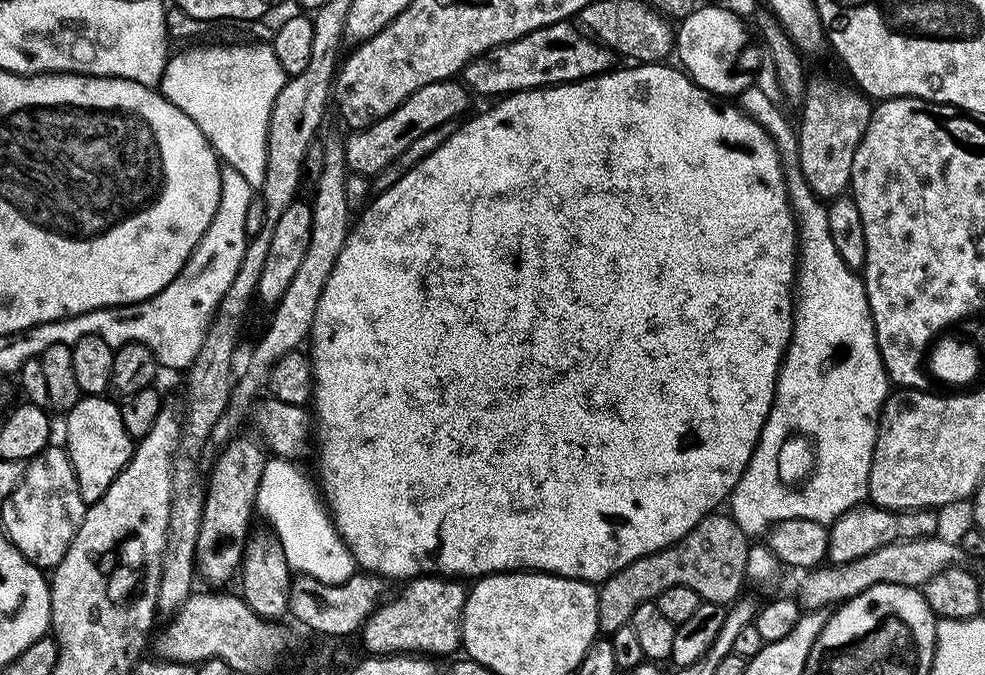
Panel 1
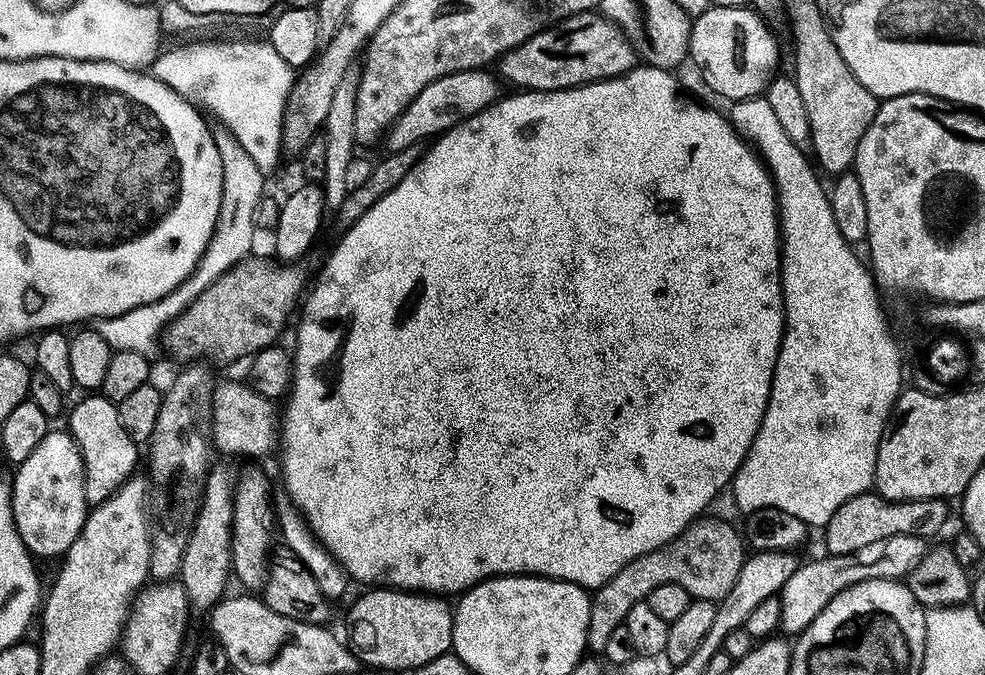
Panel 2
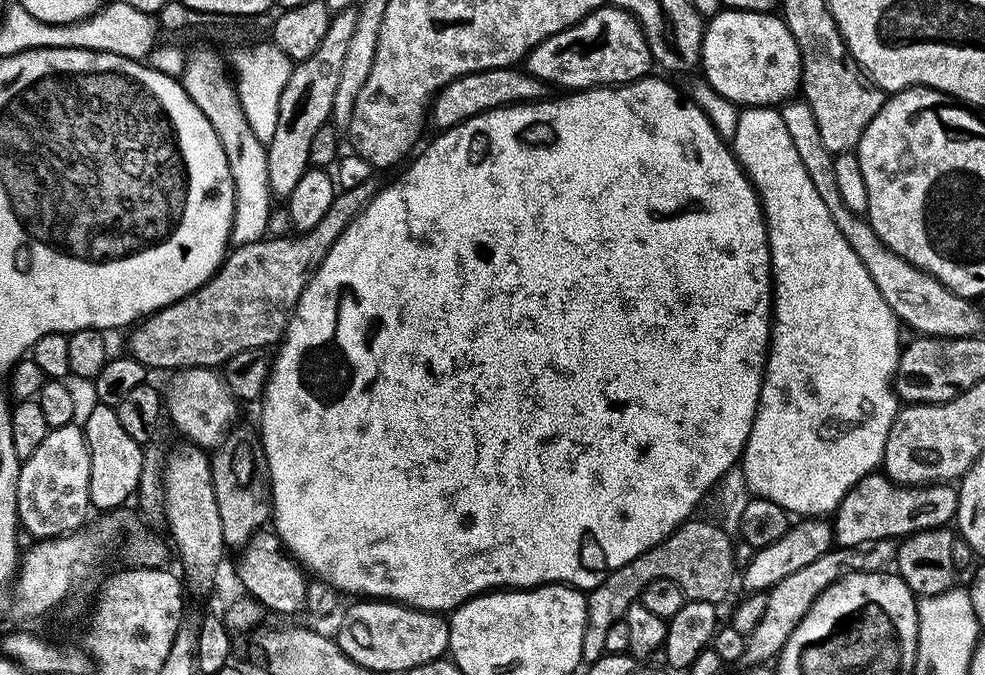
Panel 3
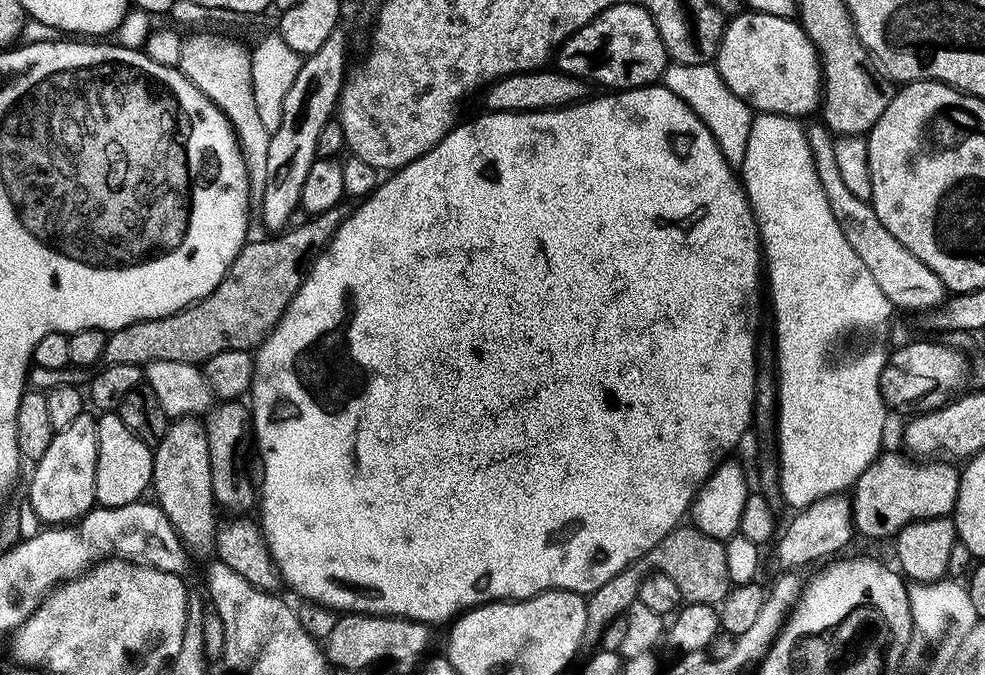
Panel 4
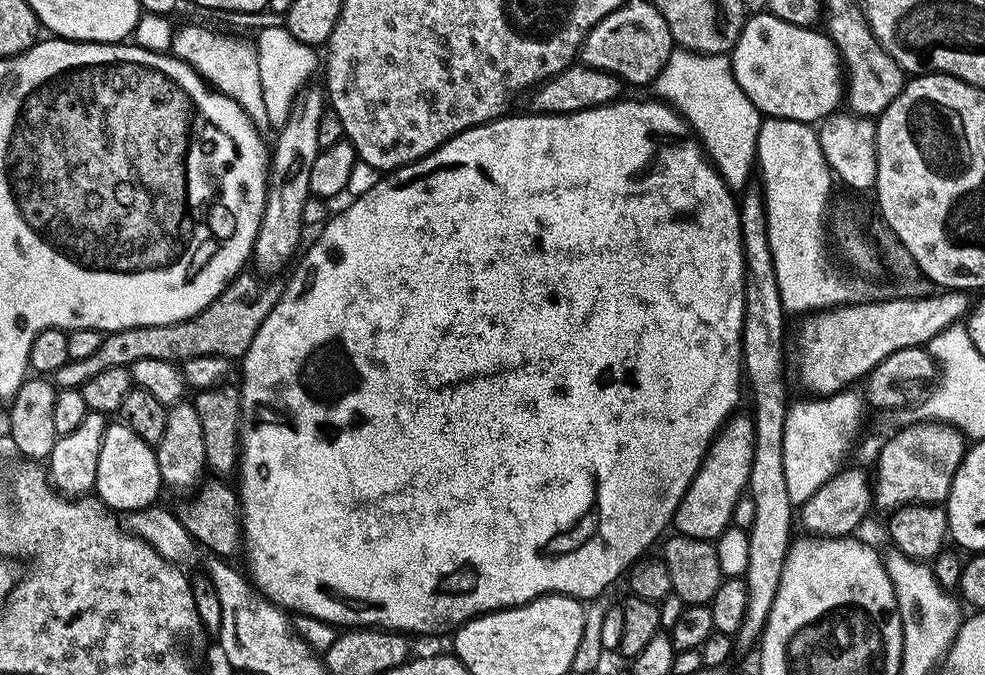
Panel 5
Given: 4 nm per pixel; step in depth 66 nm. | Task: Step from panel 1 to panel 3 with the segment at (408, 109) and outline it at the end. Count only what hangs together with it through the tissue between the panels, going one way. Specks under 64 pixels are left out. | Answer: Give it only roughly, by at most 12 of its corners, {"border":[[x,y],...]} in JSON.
{"border":[[523,67],[460,76],[430,105],[437,129],[535,104],[545,84]]}

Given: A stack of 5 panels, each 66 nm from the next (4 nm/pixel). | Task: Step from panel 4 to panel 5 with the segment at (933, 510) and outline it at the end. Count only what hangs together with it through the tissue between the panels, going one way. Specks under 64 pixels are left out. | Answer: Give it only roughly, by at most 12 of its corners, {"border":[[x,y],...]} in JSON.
{"border":[[939,418],[880,448],[874,504],[943,505],[966,437]]}

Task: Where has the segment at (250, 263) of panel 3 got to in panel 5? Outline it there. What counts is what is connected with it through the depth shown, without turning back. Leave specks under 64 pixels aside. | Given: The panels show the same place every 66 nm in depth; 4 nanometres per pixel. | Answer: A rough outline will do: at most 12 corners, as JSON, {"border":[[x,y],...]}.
{"border":[[245,270],[188,320],[107,333],[75,383],[147,356],[243,357],[276,304]]}

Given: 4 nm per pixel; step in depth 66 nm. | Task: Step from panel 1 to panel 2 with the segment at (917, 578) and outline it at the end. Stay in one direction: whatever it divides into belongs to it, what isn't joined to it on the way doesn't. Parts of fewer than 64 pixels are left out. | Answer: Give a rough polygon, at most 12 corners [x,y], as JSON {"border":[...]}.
{"border":[[922,536],[801,563],[780,591],[779,631],[795,638],[842,590],[903,581]]}

